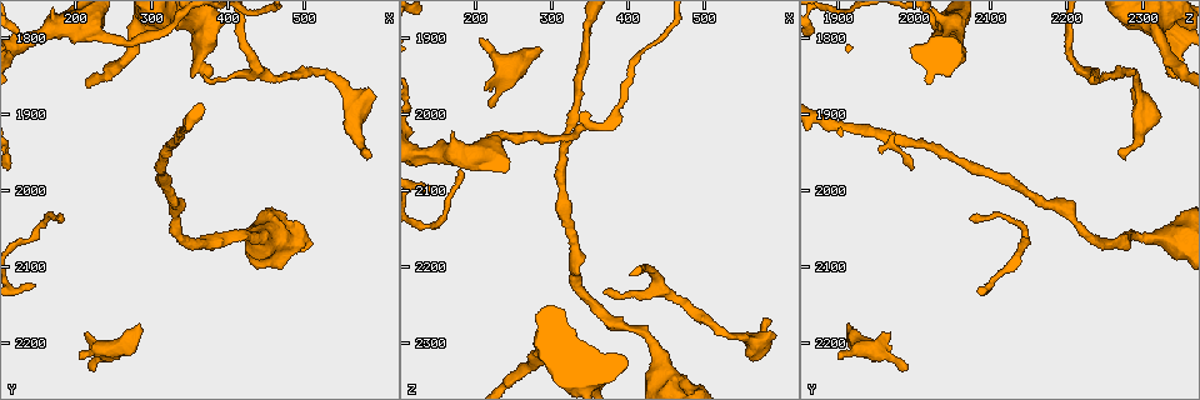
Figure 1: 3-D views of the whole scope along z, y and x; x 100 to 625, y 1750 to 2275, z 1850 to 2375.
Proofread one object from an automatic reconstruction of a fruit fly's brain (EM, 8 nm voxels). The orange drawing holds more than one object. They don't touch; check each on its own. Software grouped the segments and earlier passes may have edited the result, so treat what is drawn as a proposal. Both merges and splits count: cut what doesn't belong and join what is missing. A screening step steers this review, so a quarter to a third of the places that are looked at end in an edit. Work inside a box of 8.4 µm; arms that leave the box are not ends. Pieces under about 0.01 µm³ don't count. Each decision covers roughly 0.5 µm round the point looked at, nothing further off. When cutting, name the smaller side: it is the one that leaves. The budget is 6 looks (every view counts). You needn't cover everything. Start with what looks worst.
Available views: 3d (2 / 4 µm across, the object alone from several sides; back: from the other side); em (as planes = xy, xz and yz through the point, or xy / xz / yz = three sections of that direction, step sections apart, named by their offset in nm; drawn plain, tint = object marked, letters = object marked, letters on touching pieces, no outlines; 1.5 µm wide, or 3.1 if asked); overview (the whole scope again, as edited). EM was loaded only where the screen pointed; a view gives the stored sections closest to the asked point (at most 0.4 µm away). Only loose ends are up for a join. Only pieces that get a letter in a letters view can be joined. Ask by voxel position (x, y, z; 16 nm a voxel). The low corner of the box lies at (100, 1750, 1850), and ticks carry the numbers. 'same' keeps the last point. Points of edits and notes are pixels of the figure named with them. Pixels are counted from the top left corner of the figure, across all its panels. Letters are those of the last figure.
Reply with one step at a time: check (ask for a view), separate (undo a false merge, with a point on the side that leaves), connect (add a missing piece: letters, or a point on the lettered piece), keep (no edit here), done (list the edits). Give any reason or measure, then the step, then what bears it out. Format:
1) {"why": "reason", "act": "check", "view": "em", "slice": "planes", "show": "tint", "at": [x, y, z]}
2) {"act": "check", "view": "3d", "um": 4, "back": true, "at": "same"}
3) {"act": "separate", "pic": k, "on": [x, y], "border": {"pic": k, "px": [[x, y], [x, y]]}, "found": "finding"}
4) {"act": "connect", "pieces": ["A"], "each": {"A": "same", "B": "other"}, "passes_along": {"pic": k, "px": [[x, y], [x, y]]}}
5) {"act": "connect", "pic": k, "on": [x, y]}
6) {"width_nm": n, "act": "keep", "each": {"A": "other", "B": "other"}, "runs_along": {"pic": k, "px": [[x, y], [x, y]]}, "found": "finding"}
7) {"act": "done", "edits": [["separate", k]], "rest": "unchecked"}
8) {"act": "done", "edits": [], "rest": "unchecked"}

{"why": "free end", "act": "check", "view": "3d", "um": 4, "at": [205, 2210, 1895]}

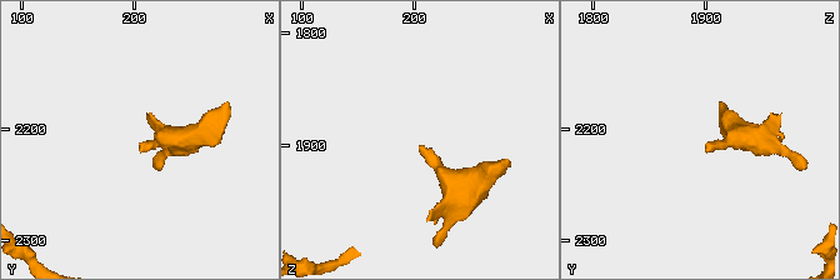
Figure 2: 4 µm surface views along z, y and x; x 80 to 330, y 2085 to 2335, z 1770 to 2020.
{"why": "need the tissue", "act": "check", "view": "em", "slice": "planes", "show": "letters", "at": [208, 2214, 1900]}

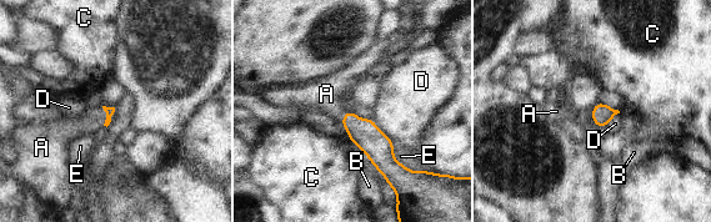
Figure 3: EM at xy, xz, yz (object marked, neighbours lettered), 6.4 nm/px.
{"act": "connect", "pic": 3, "on": [70, 127], "each": {"A": "same", "B": "other", "C": "other", "D": "other", "E": "other"}, "passes_along": {"pic": 3, "px": [[109, 111], [106, 116], [70, 127]]}, "found": "the neuron continues"}

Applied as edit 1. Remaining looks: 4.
{"why": "tapers out", "act": "check", "view": "3d", "um": 4, "at": [370, 1850, 2235]}

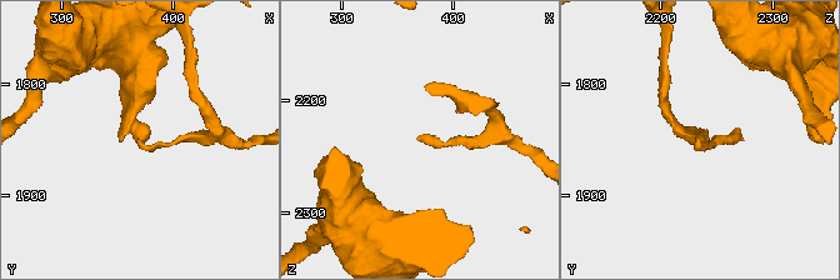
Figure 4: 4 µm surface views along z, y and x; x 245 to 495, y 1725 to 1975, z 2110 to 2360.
{"why": "shape alone is not enough", "act": "check", "view": "em", "slice": "planes", "show": "letters", "at": [370, 1850, 2236]}

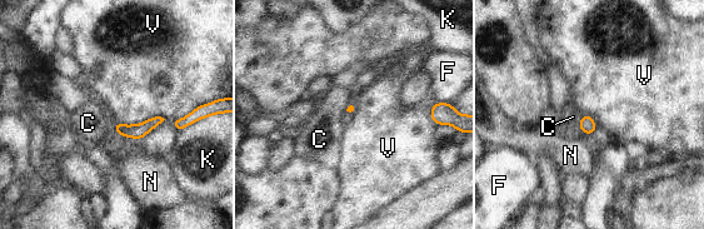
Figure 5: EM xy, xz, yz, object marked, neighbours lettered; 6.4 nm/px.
{"act": "keep", "each": {"C": "other", "F": "other", "K": "other", "N": "other", "V": "other"}, "border": {"pic": 5, "px": [[165, 119], [114, 122]]}, "found": "no lettered piece goes on from it"}

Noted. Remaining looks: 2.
{"act": "done", "edits": [["connect", 3]], "rest": "unchecked"}

